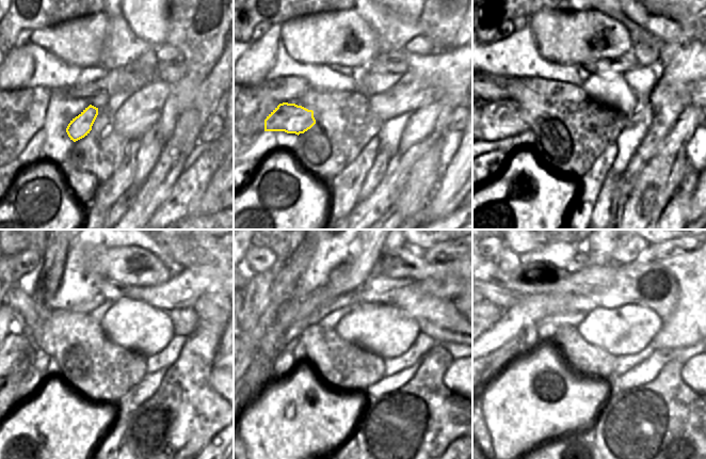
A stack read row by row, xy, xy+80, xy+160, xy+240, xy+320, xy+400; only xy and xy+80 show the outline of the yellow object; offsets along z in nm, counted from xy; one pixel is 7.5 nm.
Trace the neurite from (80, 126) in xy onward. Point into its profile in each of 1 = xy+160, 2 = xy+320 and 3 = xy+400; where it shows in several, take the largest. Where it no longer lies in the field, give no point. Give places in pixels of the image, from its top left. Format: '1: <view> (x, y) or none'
1: xy+160 (498, 120)
2: xy+320 (255, 345)
3: none

